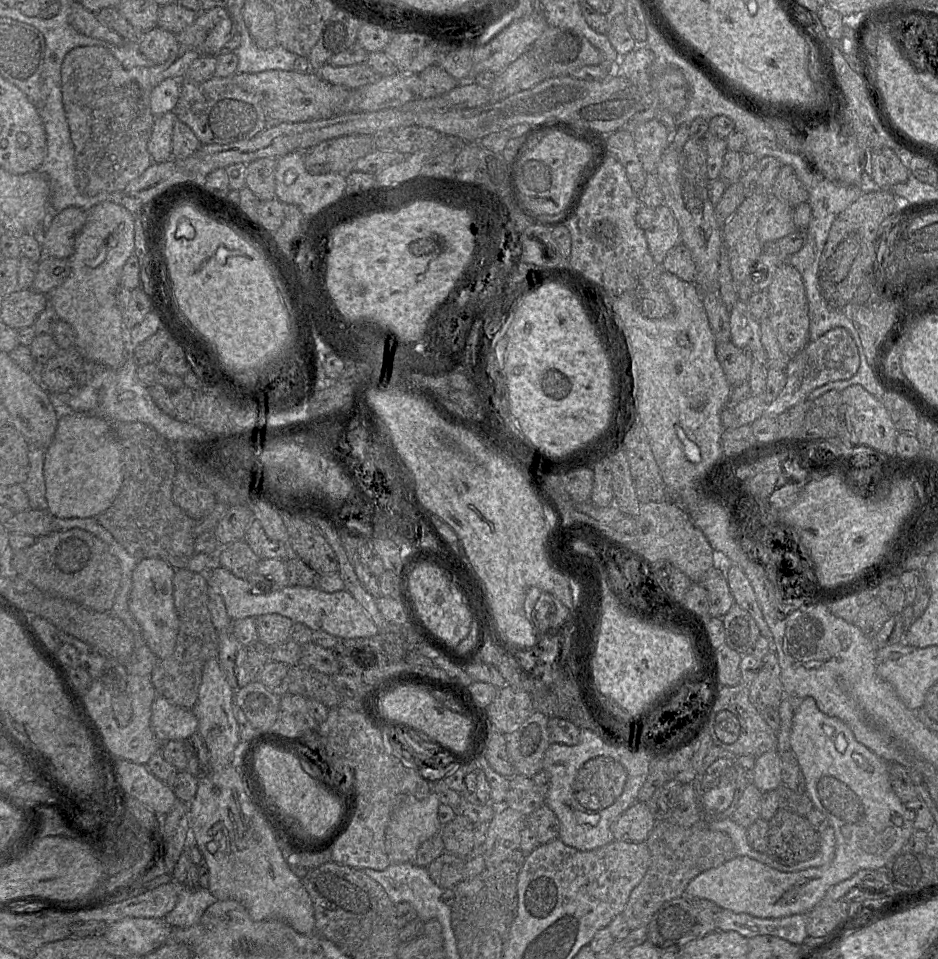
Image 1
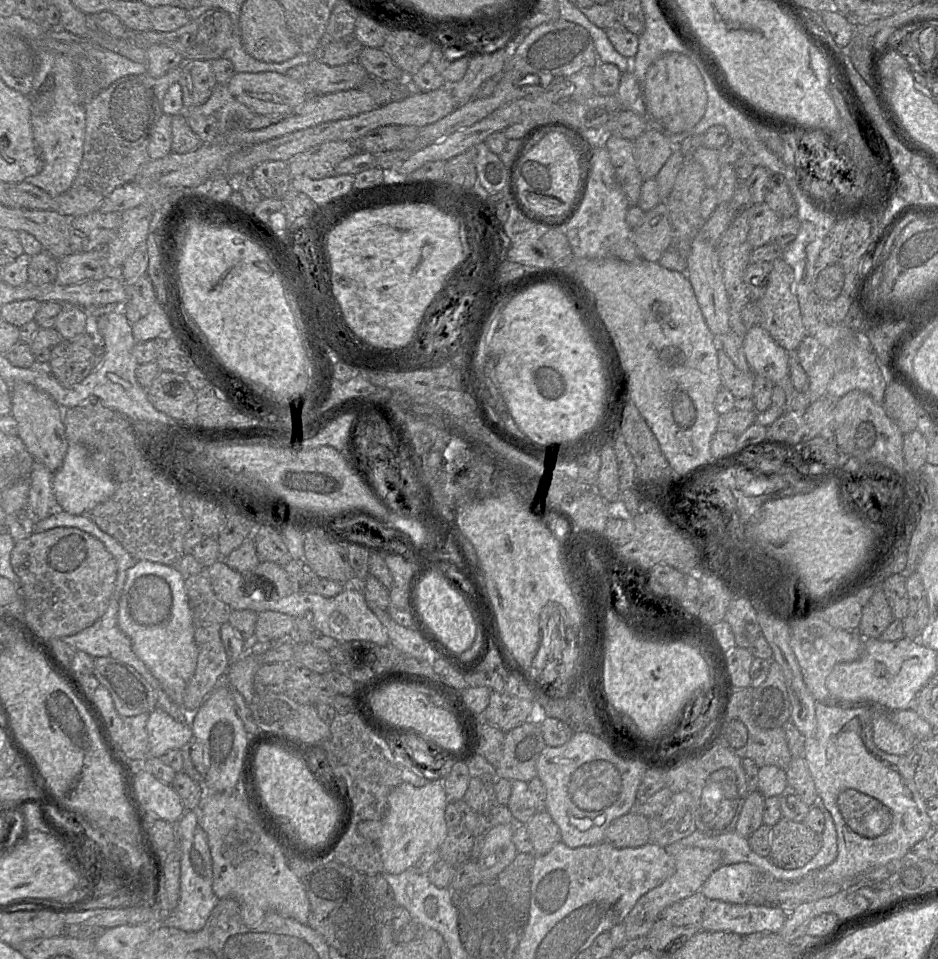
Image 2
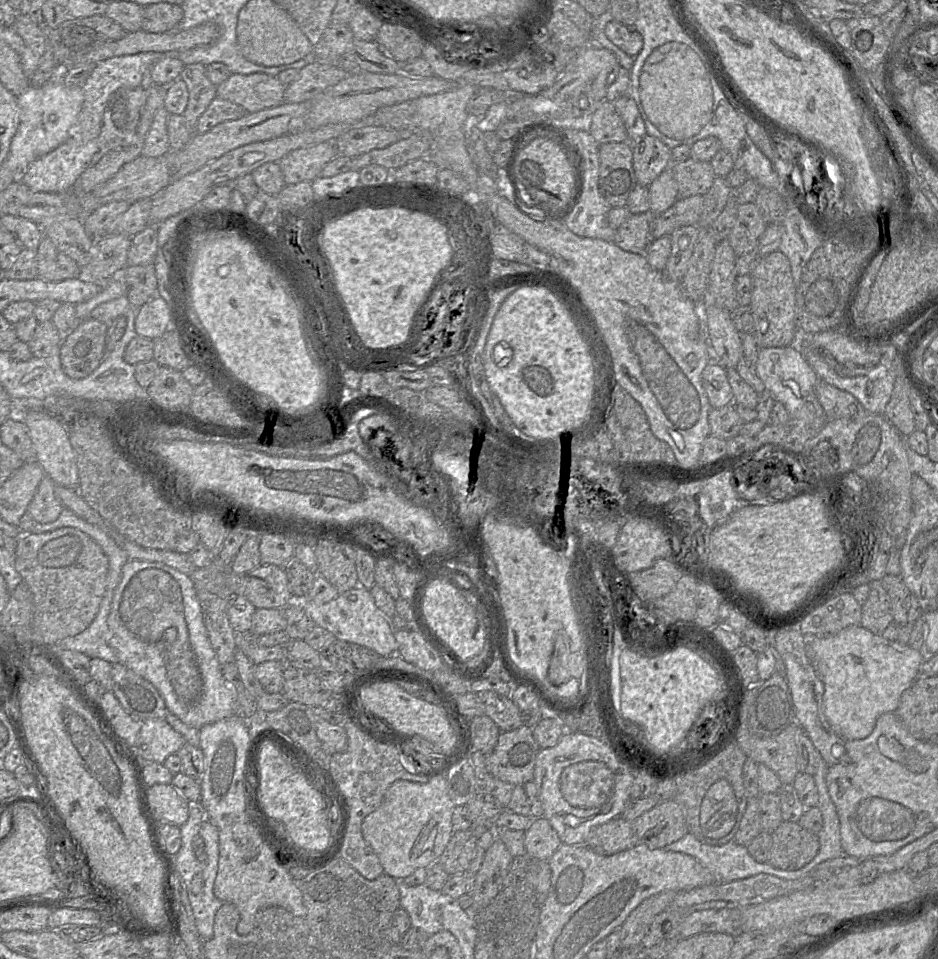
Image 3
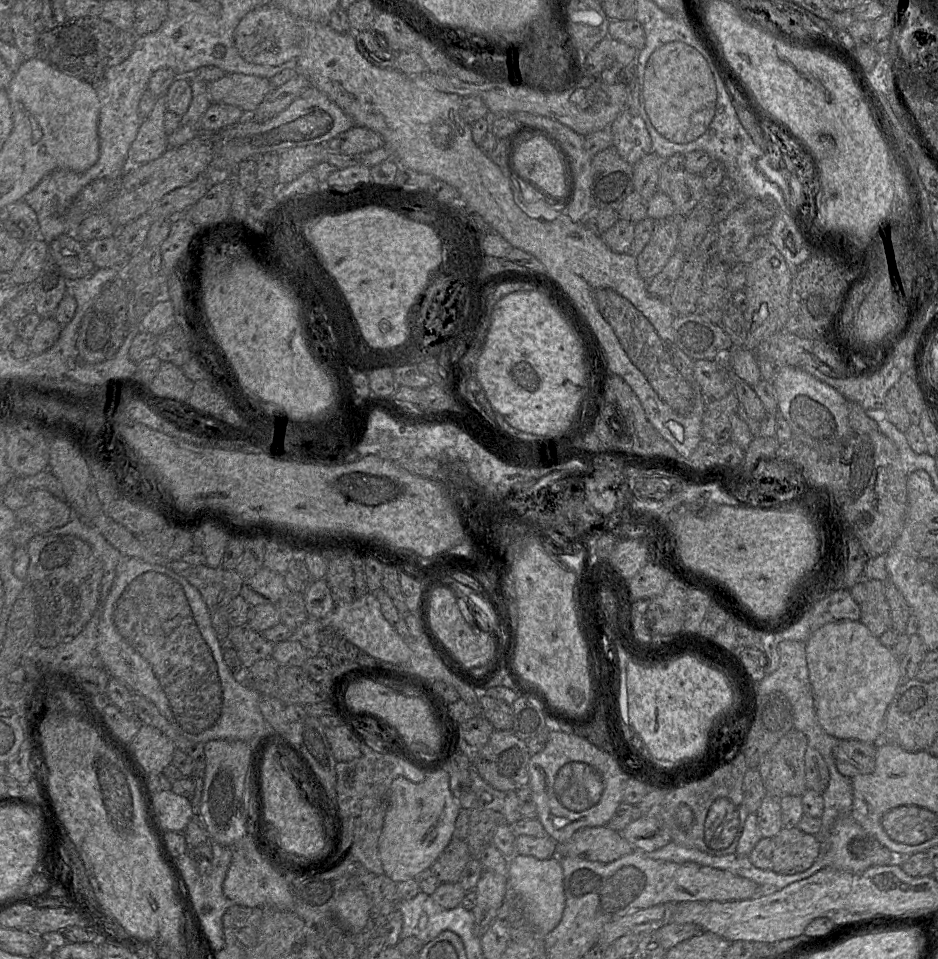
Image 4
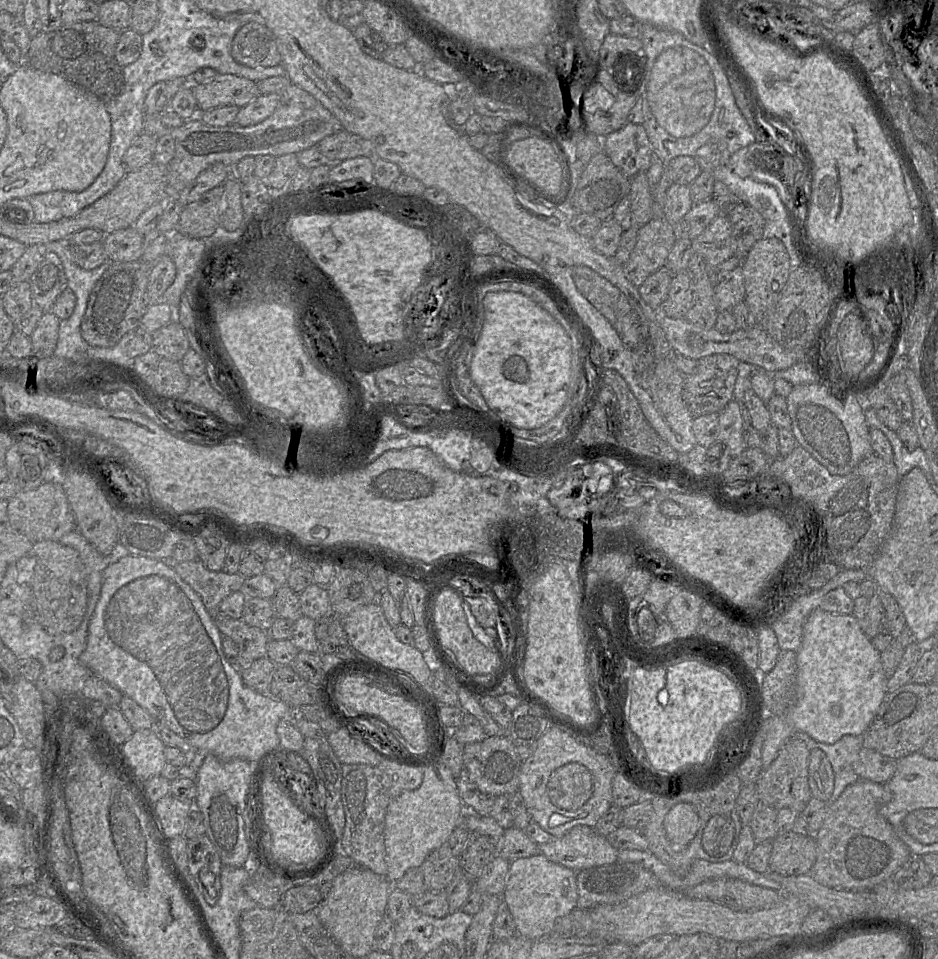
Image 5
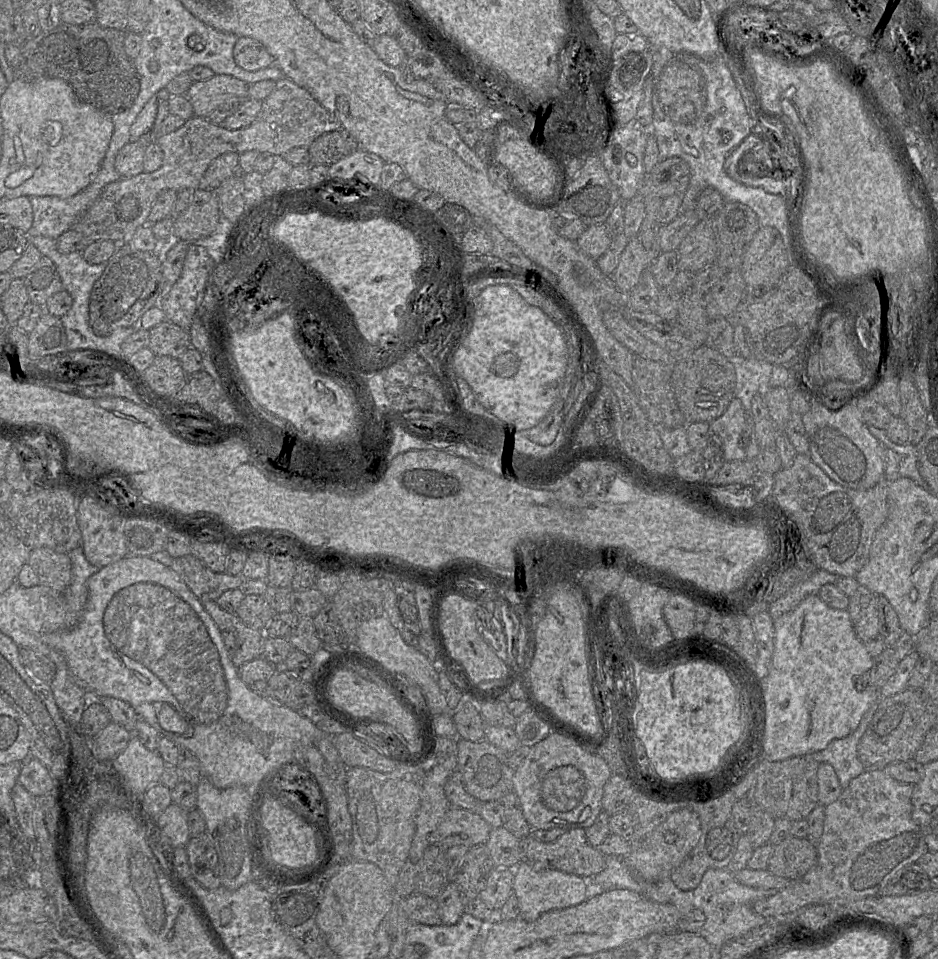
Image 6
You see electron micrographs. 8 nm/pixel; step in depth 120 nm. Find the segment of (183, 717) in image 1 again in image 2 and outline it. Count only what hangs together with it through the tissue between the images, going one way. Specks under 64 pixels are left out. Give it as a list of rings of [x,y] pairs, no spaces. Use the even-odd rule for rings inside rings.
[[[160,708],[149,714],[146,729],[147,757],[161,758],[169,750],[181,749],[194,739],[189,722],[178,721]]]

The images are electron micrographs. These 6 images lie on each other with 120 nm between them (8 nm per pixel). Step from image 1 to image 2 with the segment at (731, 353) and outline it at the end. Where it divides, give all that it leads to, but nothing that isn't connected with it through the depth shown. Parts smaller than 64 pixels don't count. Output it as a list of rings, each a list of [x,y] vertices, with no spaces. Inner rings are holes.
[[[720,348],[718,349],[718,367],[722,387],[727,388],[735,398],[752,398],[754,373],[739,370]]]

